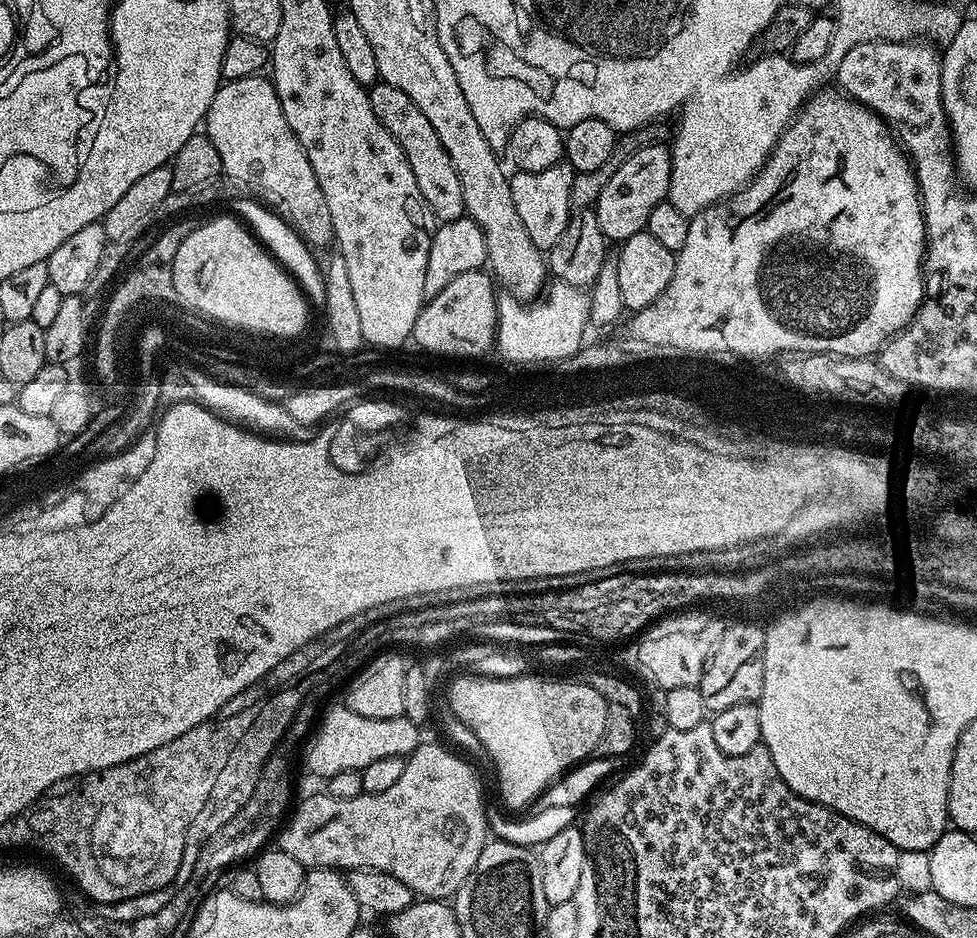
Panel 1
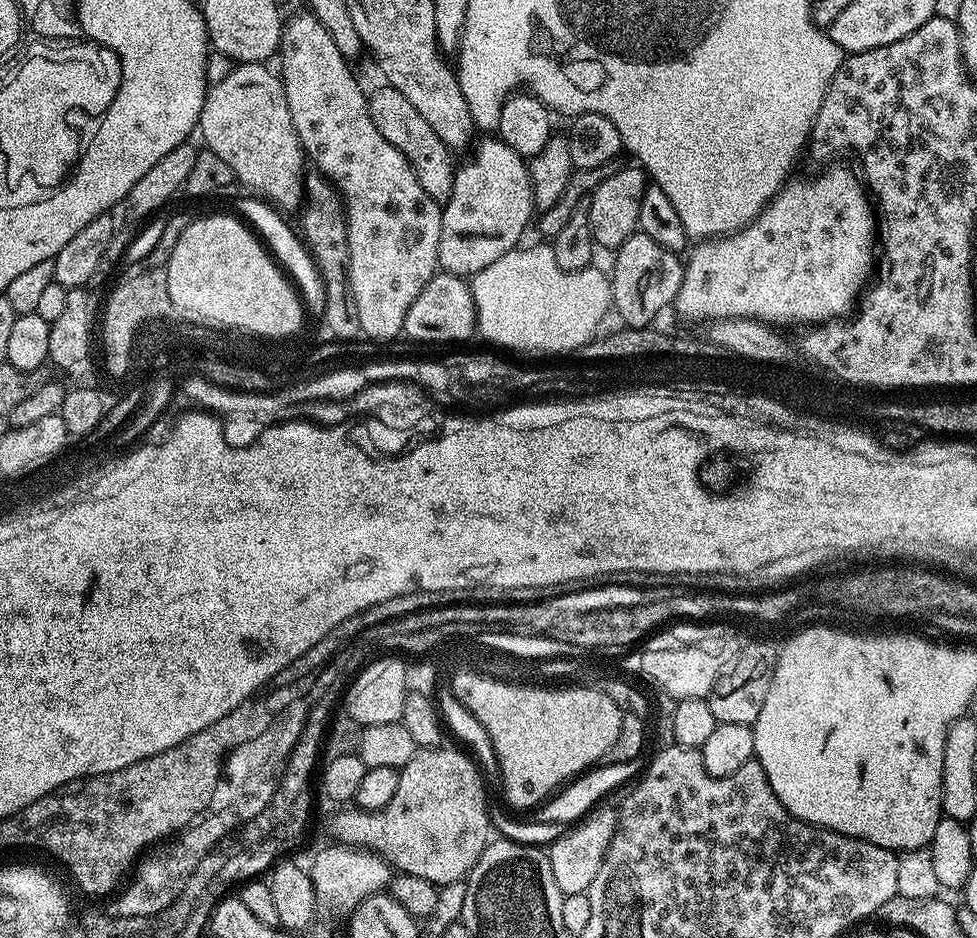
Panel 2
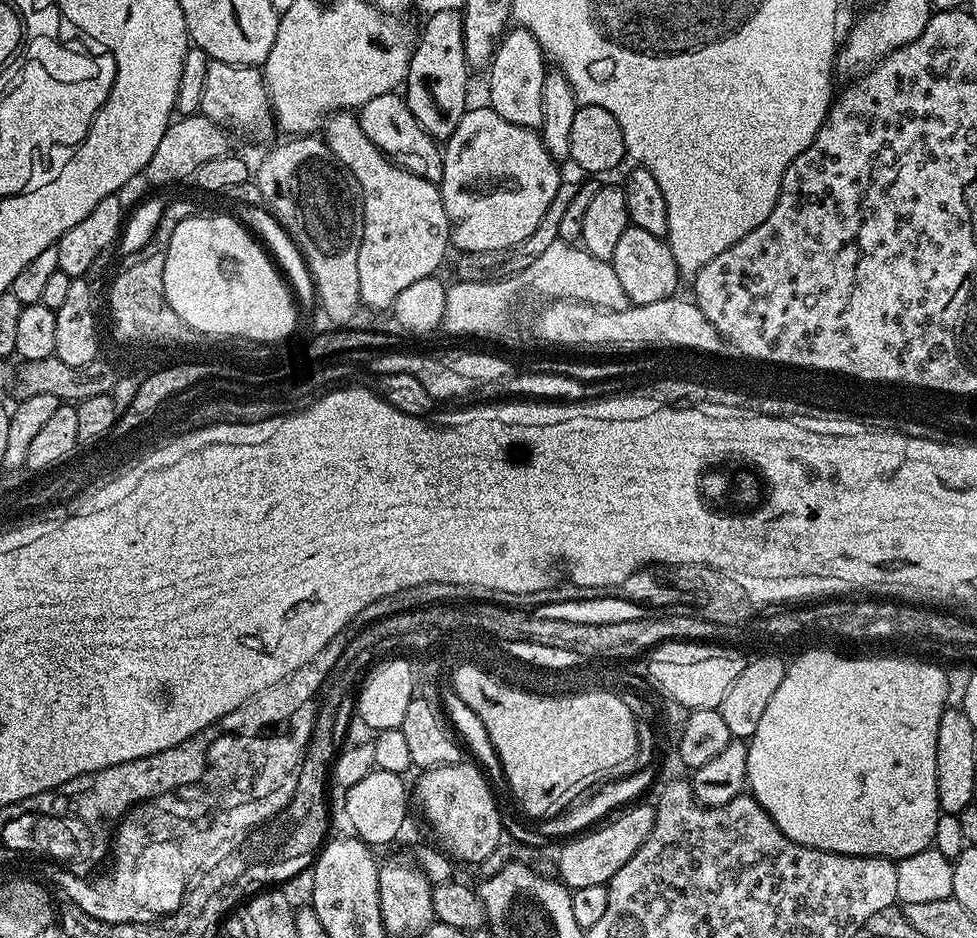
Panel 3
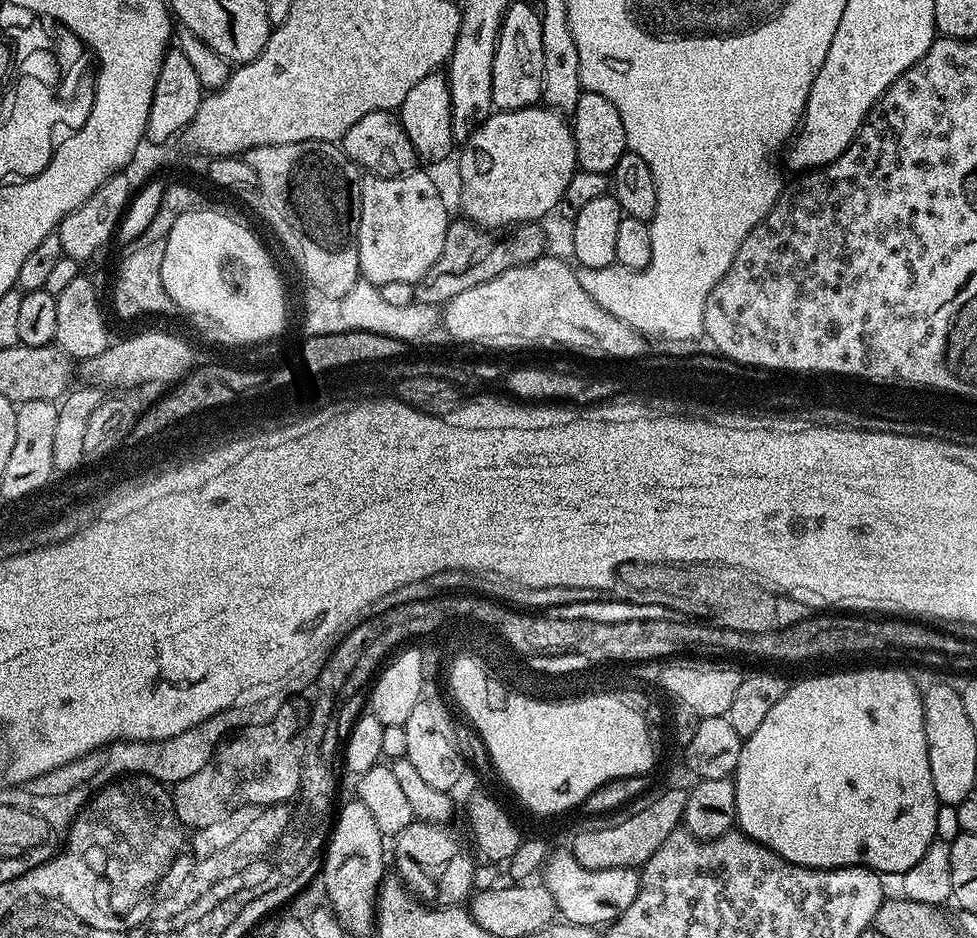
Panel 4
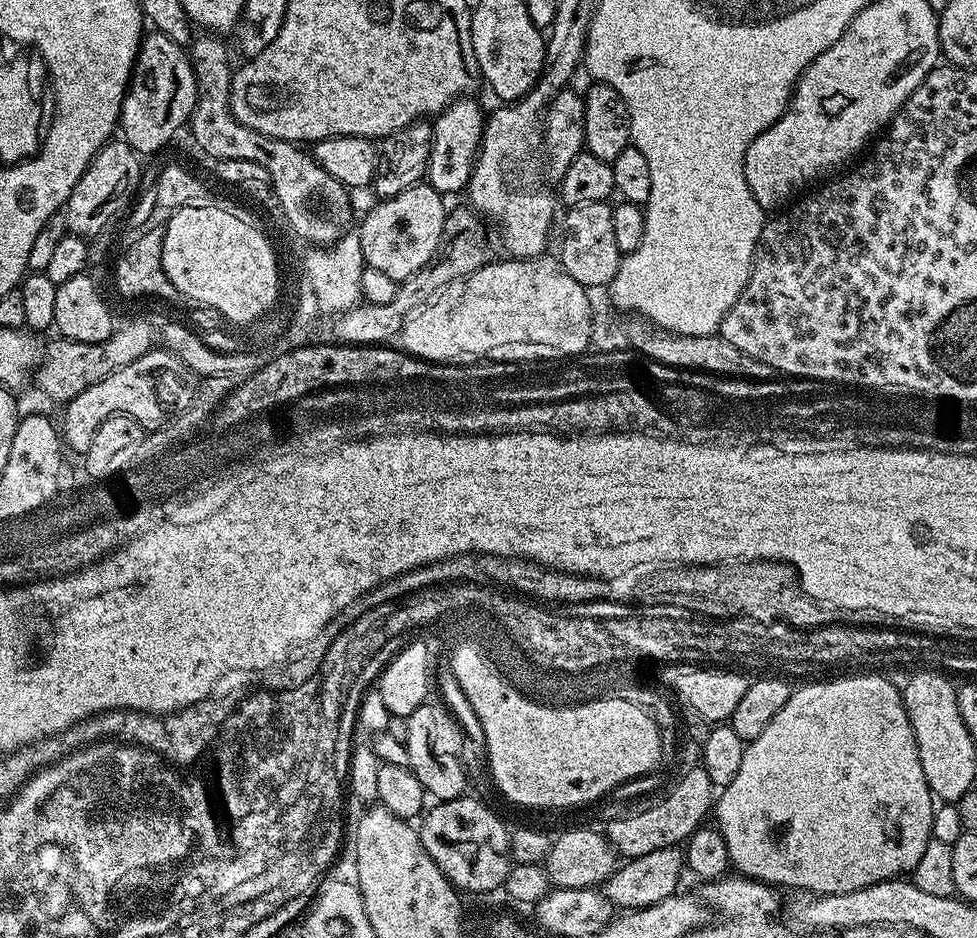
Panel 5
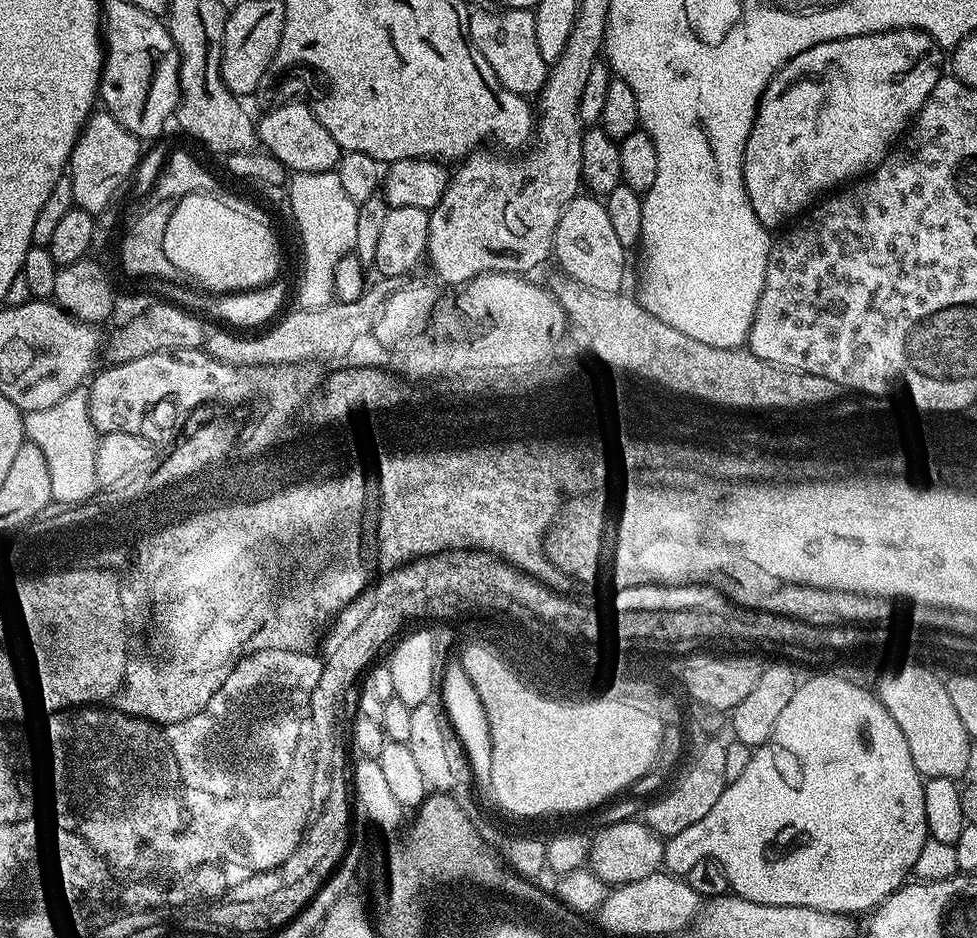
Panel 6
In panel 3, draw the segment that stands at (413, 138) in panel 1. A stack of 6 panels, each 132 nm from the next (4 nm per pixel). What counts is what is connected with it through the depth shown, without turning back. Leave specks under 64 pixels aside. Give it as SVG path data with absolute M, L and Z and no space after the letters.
M399 91L378 94L378 98L370 98L358 110L358 119L366 138L378 146L393 164L405 168L410 174L418 174L418 178L426 178L426 182L439 185L442 178L444 154L441 145L433 136L426 134L422 126L418 126L418 118L410 114L410 106Z

